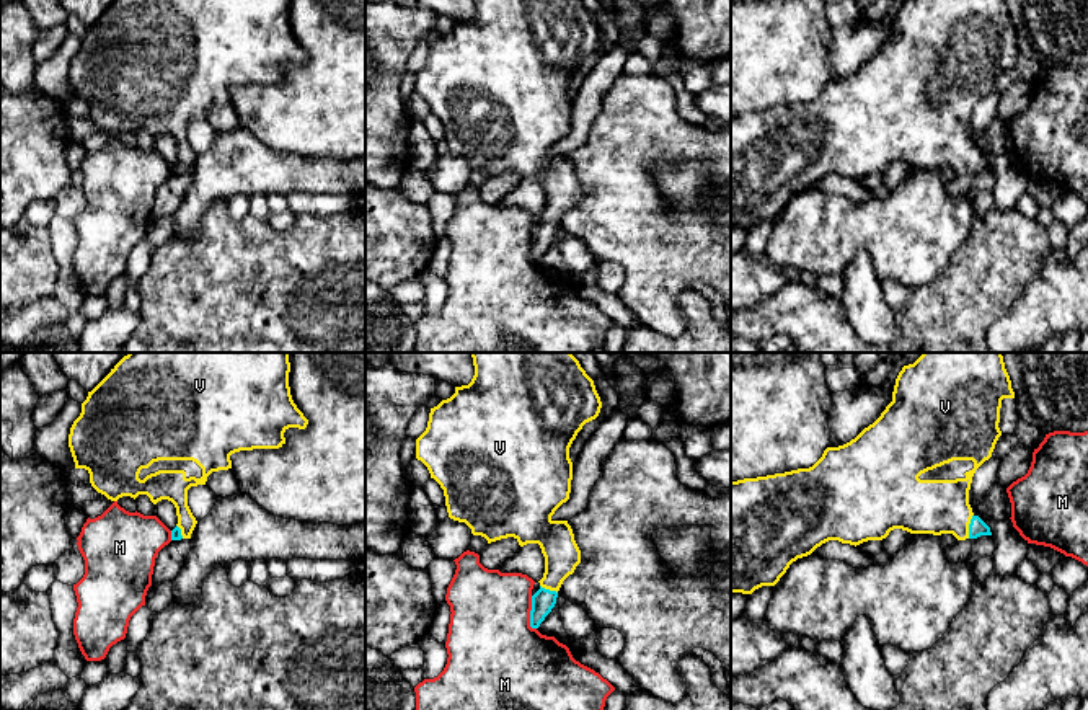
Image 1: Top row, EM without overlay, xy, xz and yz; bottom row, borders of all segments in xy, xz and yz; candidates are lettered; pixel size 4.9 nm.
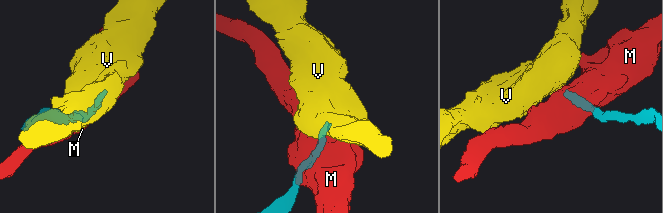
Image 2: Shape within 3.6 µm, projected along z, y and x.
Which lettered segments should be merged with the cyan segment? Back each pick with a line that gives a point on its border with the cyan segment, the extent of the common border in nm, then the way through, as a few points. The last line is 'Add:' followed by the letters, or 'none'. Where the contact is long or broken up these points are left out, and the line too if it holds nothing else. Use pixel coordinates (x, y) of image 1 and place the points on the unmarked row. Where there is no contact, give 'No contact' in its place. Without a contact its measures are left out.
V: Touches cyan at yz (969, 160). Shared border 120 nm. Path across: yz (977, 162), (969, 160), (942, 141), (924, 141)
Add: V

